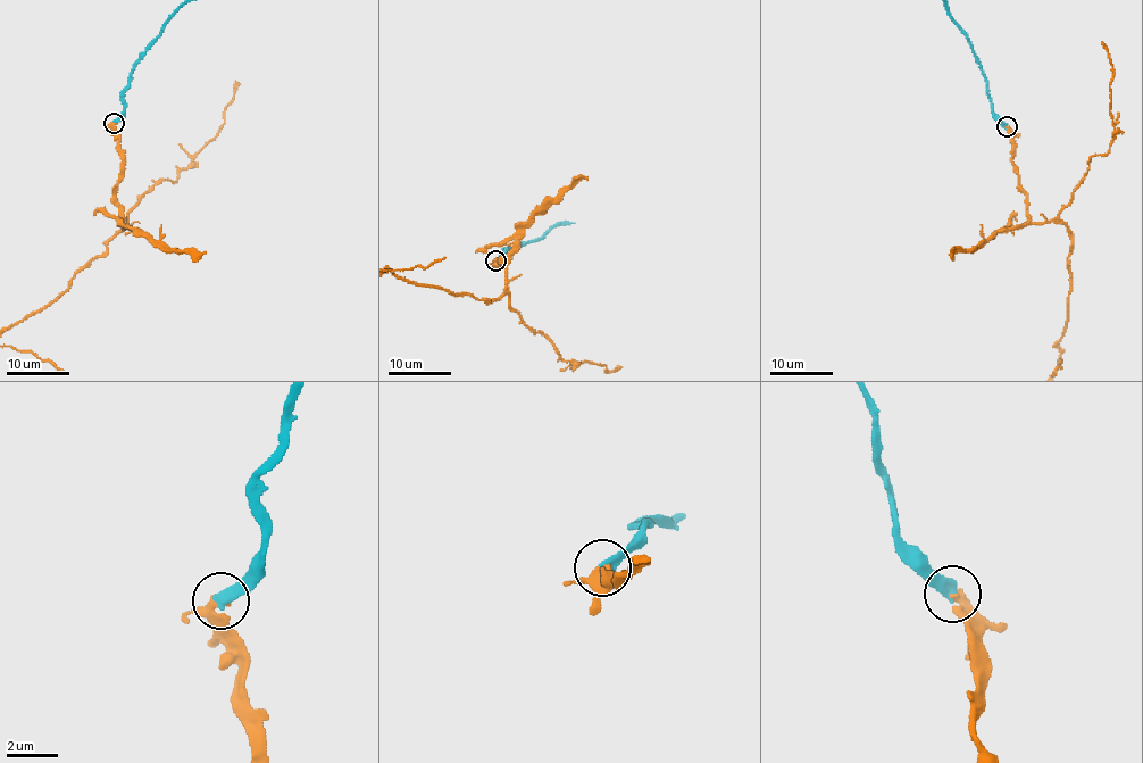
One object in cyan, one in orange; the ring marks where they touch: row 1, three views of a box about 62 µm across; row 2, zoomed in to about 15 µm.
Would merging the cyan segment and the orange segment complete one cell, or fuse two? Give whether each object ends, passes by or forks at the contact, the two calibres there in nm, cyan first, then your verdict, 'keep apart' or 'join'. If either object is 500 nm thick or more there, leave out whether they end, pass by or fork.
cyan ends | orange passes by | 440/240 nm | join

